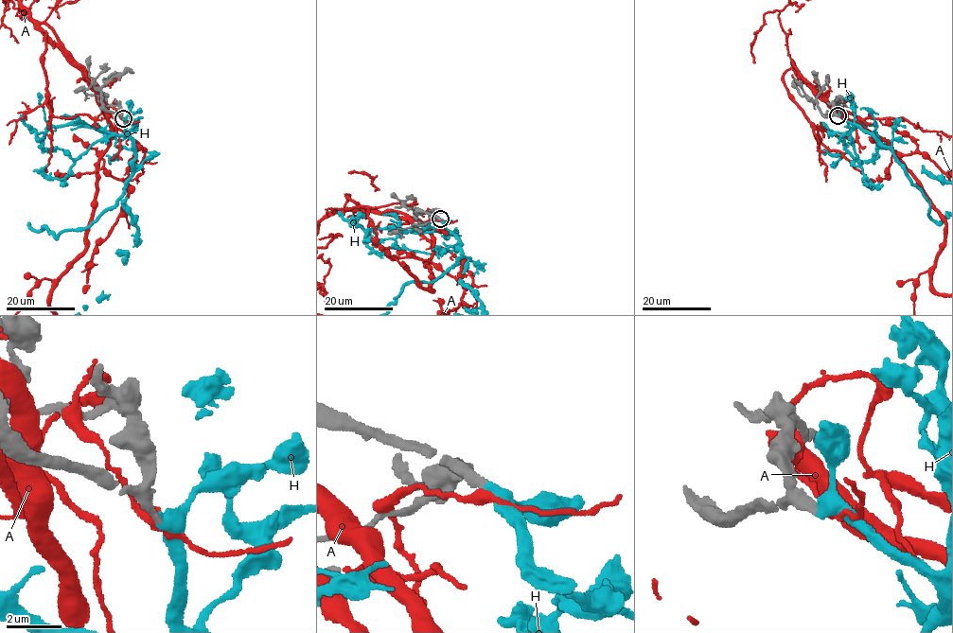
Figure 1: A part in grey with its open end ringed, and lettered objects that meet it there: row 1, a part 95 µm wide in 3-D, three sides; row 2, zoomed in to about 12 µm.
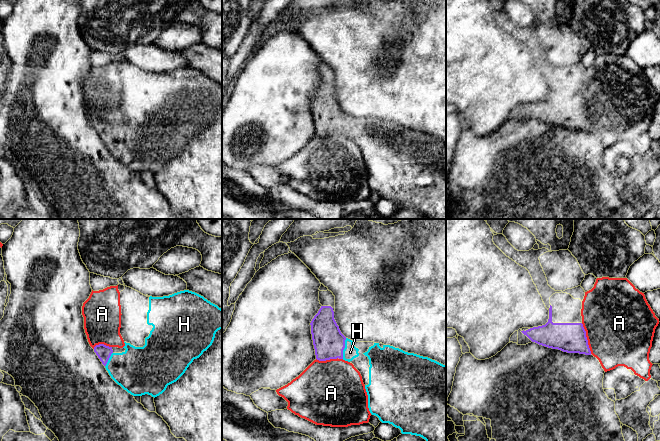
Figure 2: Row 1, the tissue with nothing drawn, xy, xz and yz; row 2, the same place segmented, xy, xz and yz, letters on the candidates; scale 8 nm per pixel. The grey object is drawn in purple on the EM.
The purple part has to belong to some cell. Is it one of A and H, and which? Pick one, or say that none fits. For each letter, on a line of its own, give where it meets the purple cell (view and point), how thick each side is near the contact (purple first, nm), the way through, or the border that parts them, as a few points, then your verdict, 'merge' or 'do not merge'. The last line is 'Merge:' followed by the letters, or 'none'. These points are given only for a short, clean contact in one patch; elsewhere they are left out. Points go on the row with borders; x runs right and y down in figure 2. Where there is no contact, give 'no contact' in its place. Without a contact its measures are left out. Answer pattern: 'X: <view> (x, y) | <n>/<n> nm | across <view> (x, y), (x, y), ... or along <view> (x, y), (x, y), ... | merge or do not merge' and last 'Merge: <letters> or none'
A: yz (586, 338) | 240/500 nm | do not merge
H: xz (344, 347) | 260/120 nm | merge
Merge: H

